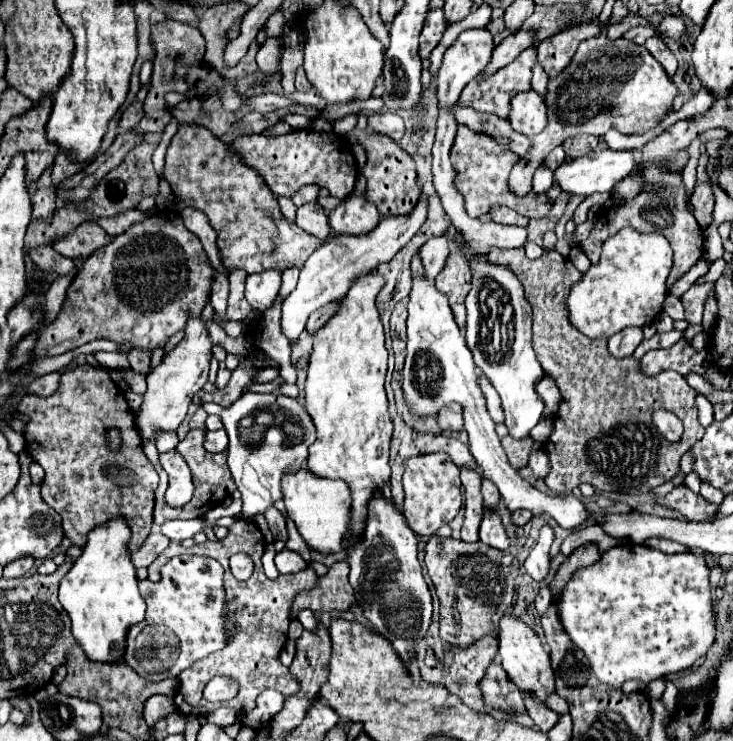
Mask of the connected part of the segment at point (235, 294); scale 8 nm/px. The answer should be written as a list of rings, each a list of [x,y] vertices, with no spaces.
[[[234,267],[230,271],[230,297],[227,301],[227,317],[232,321],[242,321],[250,311],[252,307],[248,305],[246,297],[244,297],[244,279],[246,279],[246,271],[240,269],[240,267]]]

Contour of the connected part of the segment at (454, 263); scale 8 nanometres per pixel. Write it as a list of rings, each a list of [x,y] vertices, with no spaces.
[[[456,251],[450,253],[448,265],[436,277],[436,289],[440,289],[440,293],[444,293],[448,297],[450,309],[454,313],[454,319],[456,319],[456,323],[458,323],[458,327],[462,331],[466,329],[466,307],[464,307],[464,299],[466,299],[468,289],[470,289],[470,279],[472,277],[468,273],[468,263]]]

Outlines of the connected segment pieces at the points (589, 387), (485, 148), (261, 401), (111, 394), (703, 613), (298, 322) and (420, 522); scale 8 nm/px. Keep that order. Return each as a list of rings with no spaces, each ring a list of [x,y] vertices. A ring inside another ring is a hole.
[[[490,249],[488,253],[490,261],[506,263],[516,269],[516,275],[520,277],[526,297],[532,305],[532,321],[534,321],[534,351],[542,365],[542,369],[556,381],[562,403],[554,417],[554,431],[548,437],[544,451],[550,457],[552,471],[546,477],[546,485],[552,493],[568,495],[574,487],[580,483],[590,483],[592,487],[600,491],[620,491],[620,493],[646,493],[652,487],[662,485],[664,481],[670,481],[680,471],[680,457],[704,435],[704,427],[698,421],[698,409],[694,403],[696,391],[686,383],[686,379],[676,371],[664,371],[656,377],[644,377],[640,373],[638,361],[632,357],[626,359],[614,359],[608,353],[606,341],[590,339],[584,333],[580,333],[576,327],[572,327],[568,317],[568,305],[566,297],[574,283],[580,281],[582,273],[570,263],[570,259],[562,257],[558,251],[546,251],[540,259],[528,259],[524,249]],[[656,409],[666,409],[678,415],[678,419],[684,423],[684,435],[678,443],[668,443],[652,425],[652,413]]]
[[[458,125],[458,133],[450,151],[452,165],[456,169],[454,185],[464,197],[464,209],[470,217],[480,217],[482,213],[488,213],[492,205],[506,205],[516,209],[522,215],[528,215],[530,219],[538,219],[550,213],[554,207],[554,201],[548,201],[548,193],[536,193],[530,191],[526,195],[516,195],[508,187],[508,175],[512,167],[520,161],[520,157],[508,147],[498,143],[494,137],[486,133],[472,131],[466,125]]]
[[[248,391],[230,407],[222,407],[216,403],[206,403],[204,407],[206,411],[222,417],[224,429],[230,437],[228,467],[238,491],[242,493],[242,517],[254,521],[256,515],[264,513],[278,499],[284,499],[280,483],[282,477],[304,467],[308,447],[316,439],[312,419],[308,419],[304,405],[300,405],[296,399],[284,397],[282,393]]]
[[[88,363],[78,365],[74,369],[66,369],[62,371],[56,393],[52,393],[50,397],[26,393],[18,407],[22,407],[22,411],[30,417],[28,431],[24,433],[26,451],[46,471],[42,483],[42,497],[62,517],[64,537],[68,537],[74,545],[82,547],[84,535],[92,531],[94,525],[104,523],[110,517],[122,515],[132,525],[130,551],[136,553],[152,533],[152,511],[154,511],[154,491],[158,487],[158,473],[144,455],[140,445],[142,441],[140,437],[136,437],[136,429],[132,429],[134,411],[128,407],[122,389],[110,379],[108,369],[92,367]],[[110,427],[120,427],[120,431],[124,431],[124,449],[120,449],[120,453],[108,453],[108,447],[104,445],[104,433]]]
[[[616,545],[612,549],[608,549],[606,553],[600,555],[600,559],[588,567],[580,567],[574,571],[574,575],[570,577],[570,581],[562,587],[562,593],[556,601],[556,609],[558,609],[558,617],[560,617],[560,623],[564,627],[564,633],[570,637],[570,641],[584,651],[588,663],[590,663],[590,669],[592,673],[598,677],[598,681],[610,685],[610,687],[620,687],[624,681],[628,679],[636,679],[644,685],[648,685],[650,681],[654,679],[660,679],[660,677],[666,677],[670,673],[678,673],[682,669],[688,669],[696,659],[700,659],[708,649],[710,645],[714,643],[714,633],[716,633],[716,619],[714,619],[714,613],[712,613],[712,591],[710,591],[710,583],[708,583],[708,567],[704,563],[704,557],[702,555],[696,555],[696,553],[680,553],[680,555],[668,555],[668,553],[662,553],[658,549],[652,549],[652,547],[646,547],[646,545]]]
[[[420,199],[420,205],[408,215],[408,217],[384,217],[370,233],[366,235],[338,235],[332,233],[320,249],[316,249],[304,263],[300,271],[300,279],[296,289],[282,301],[282,333],[290,340],[296,340],[296,337],[304,331],[308,317],[318,309],[324,307],[330,301],[336,301],[346,295],[350,285],[372,273],[378,265],[390,261],[404,243],[410,241],[410,237],[420,229],[420,225],[426,219],[426,201]]]
[[[430,453],[424,457],[410,459],[406,463],[406,471],[404,471],[404,493],[406,493],[404,517],[410,525],[410,529],[428,537],[428,535],[436,533],[442,525],[450,523],[462,505],[460,487],[462,487],[460,471],[452,463],[452,459],[448,459],[446,455]]]

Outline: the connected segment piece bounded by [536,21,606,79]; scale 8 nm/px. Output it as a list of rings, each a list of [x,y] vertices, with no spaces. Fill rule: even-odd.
[[[586,21],[586,23],[572,23],[568,27],[564,27],[562,31],[558,31],[556,35],[544,39],[536,51],[538,51],[538,61],[544,67],[544,71],[548,73],[548,77],[556,77],[560,75],[572,61],[580,41],[596,37],[604,31],[606,27],[598,21]]]

